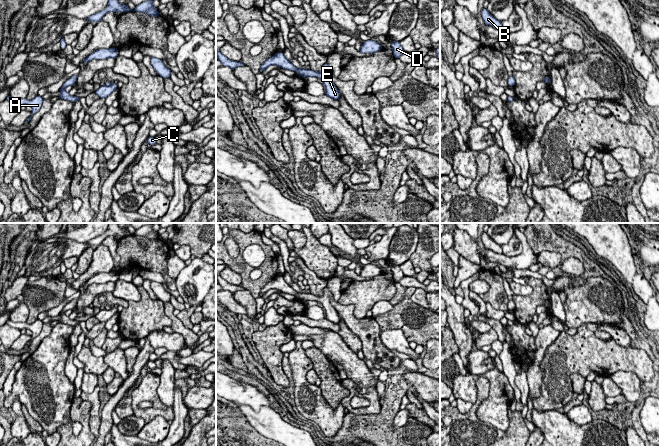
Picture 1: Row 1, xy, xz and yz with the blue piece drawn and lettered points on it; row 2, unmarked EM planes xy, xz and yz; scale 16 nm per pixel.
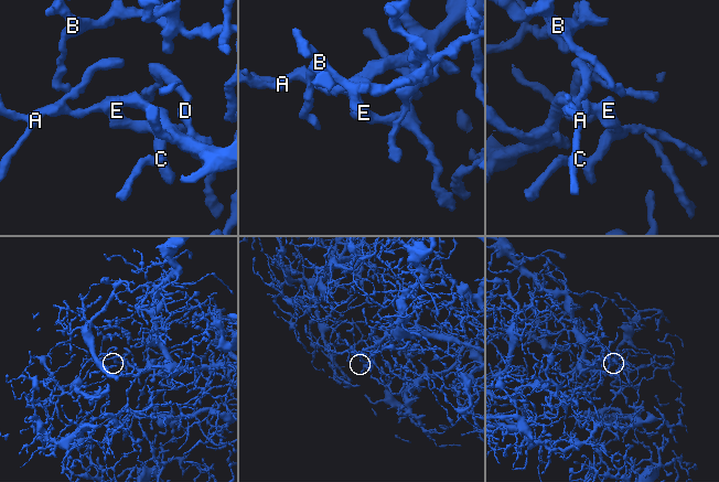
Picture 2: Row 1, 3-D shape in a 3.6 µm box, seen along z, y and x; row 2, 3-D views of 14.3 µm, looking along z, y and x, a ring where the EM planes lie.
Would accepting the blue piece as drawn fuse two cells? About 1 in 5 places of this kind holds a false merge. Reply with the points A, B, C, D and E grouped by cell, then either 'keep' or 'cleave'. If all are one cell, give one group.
A B C D E | keep

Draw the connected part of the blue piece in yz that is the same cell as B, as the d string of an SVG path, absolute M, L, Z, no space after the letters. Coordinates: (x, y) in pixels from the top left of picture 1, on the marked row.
M483 8L481 11L482 19L484 20L486 25L492 26L495 29L501 30L502 29L502 23L501 21L495 19L487 9Z

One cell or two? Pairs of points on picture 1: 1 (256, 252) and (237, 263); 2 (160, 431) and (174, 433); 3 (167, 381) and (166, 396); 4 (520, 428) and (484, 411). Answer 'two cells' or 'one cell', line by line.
1: two cells
2: two cells
3: one cell
4: two cells

